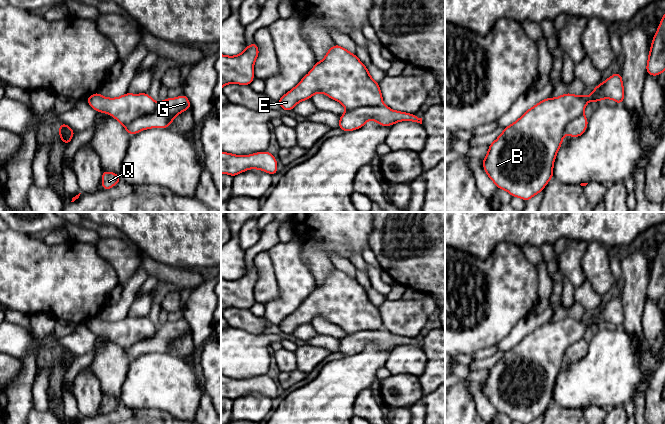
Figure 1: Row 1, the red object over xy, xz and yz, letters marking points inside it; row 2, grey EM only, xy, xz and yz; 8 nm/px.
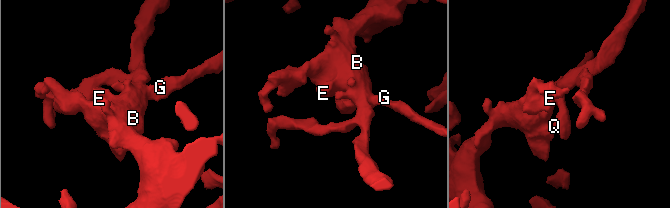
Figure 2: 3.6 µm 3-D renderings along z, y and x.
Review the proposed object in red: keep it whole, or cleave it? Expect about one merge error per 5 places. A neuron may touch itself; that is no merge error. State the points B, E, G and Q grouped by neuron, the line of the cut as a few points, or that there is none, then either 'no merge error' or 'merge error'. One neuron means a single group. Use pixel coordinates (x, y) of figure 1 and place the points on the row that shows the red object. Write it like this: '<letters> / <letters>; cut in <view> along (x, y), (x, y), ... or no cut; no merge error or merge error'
B E / G Q; cut in xy along (157, 103), (151, 112), (124, 126); merge error

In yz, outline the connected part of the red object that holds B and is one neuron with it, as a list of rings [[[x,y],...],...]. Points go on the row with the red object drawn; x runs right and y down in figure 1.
[[[620,71],[611,75],[605,82],[601,82],[593,88],[593,93],[589,96],[574,95],[566,93],[556,98],[546,98],[528,109],[518,120],[510,126],[505,127],[499,137],[489,145],[488,153],[483,159],[483,168],[489,178],[495,183],[497,188],[506,190],[511,196],[528,201],[536,194],[543,191],[546,184],[553,177],[554,160],[562,145],[566,125],[576,117],[584,113],[589,101],[599,102],[602,99],[612,99],[617,104],[624,101],[624,87]]]

